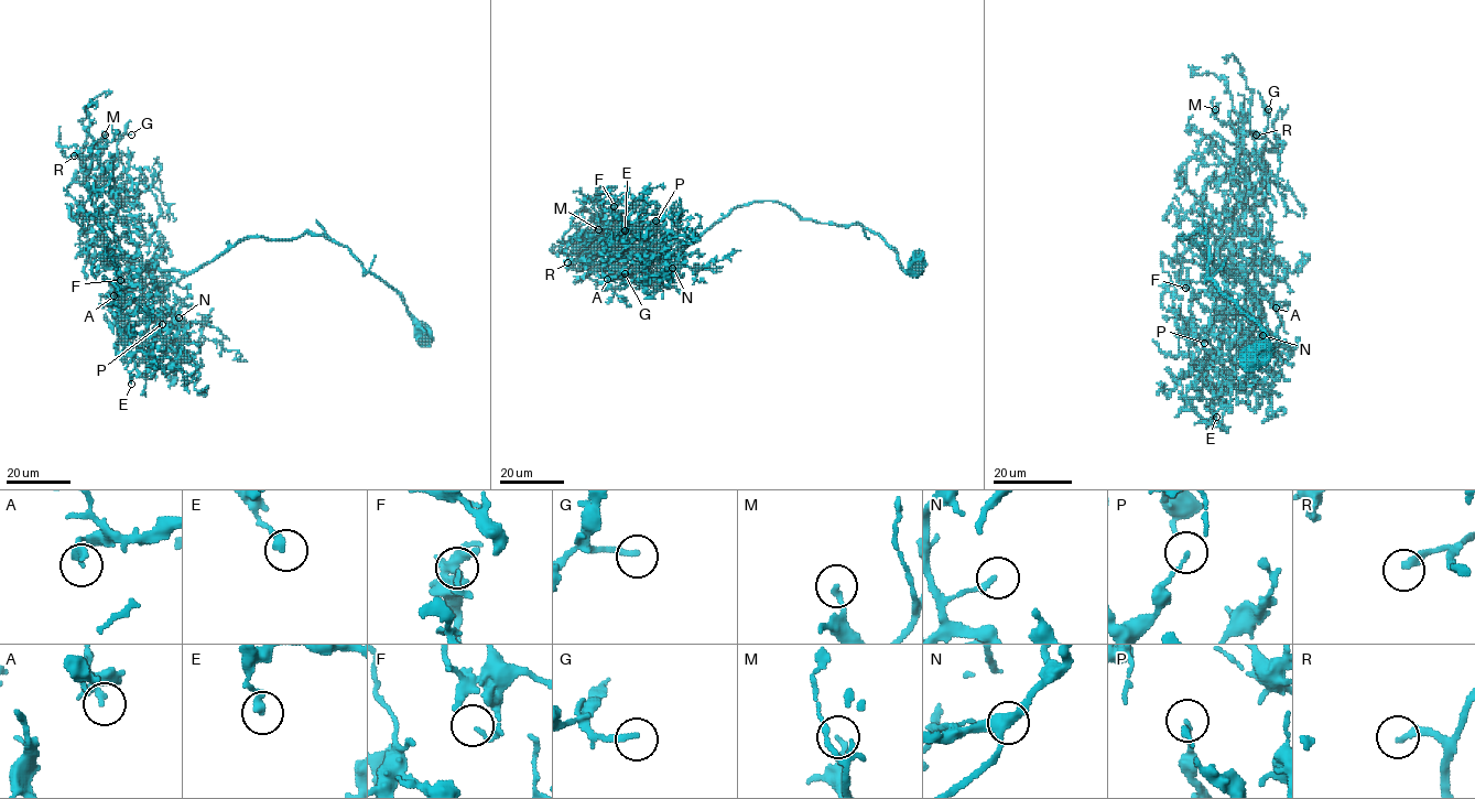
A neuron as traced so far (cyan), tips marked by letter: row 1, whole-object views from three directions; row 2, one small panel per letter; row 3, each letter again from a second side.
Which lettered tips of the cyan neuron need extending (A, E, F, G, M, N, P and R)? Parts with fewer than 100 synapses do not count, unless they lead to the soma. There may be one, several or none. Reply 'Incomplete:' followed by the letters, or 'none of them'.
Incomplete: R

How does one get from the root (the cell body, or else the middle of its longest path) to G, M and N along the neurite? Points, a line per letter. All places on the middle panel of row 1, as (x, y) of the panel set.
G: (914, 269), (859, 224), (758, 201), (679, 254), (597, 244), (625, 273)
M: (914, 269), (859, 224), (803, 219), (772, 201), (734, 207), (679, 254), (597, 244), (581, 259), (598, 229)
N: (914, 269), (859, 224), (803, 219), (772, 201), (737, 206), (672, 258), (649, 259), (679, 261), (672, 268)

